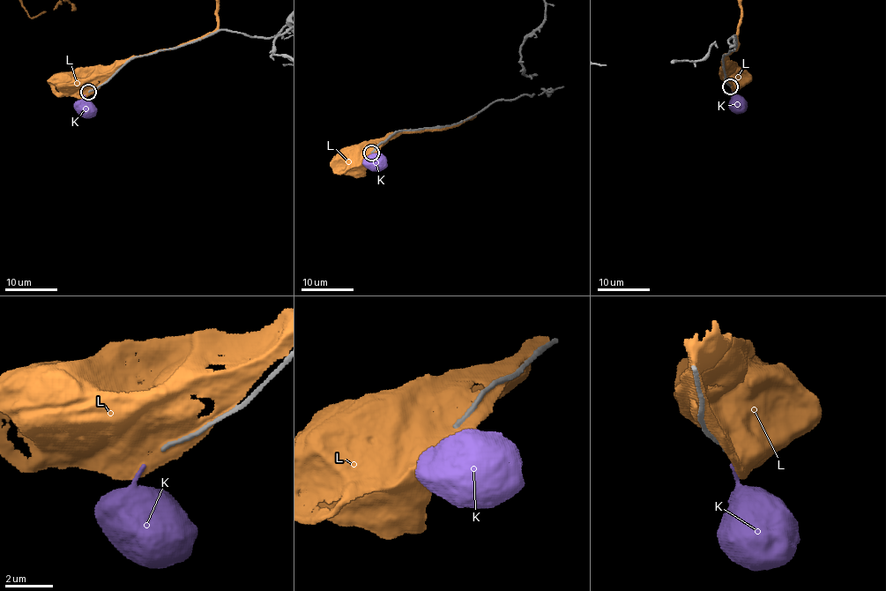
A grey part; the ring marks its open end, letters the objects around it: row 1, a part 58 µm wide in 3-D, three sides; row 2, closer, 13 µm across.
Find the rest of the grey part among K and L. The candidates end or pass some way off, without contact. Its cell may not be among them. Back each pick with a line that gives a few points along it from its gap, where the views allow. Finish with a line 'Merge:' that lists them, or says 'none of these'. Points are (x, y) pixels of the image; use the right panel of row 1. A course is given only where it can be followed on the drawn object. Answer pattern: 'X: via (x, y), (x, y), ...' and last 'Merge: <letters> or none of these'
K: via (732, 90), (735, 102), (742, 112)
Merge: K

